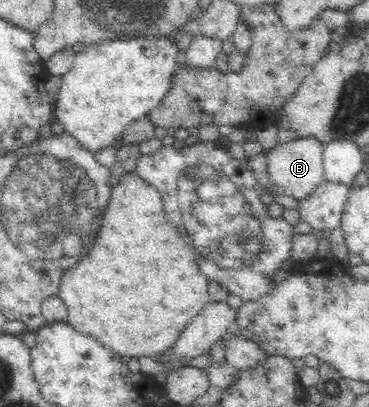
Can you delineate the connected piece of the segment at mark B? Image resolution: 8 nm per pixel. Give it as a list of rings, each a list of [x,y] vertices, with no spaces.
[[[297,137],[297,139],[277,143],[266,153],[266,170],[269,179],[273,183],[273,190],[284,196],[293,196],[296,199],[304,199],[309,196],[317,186],[326,181],[323,175],[323,146],[325,144],[313,137]]]

